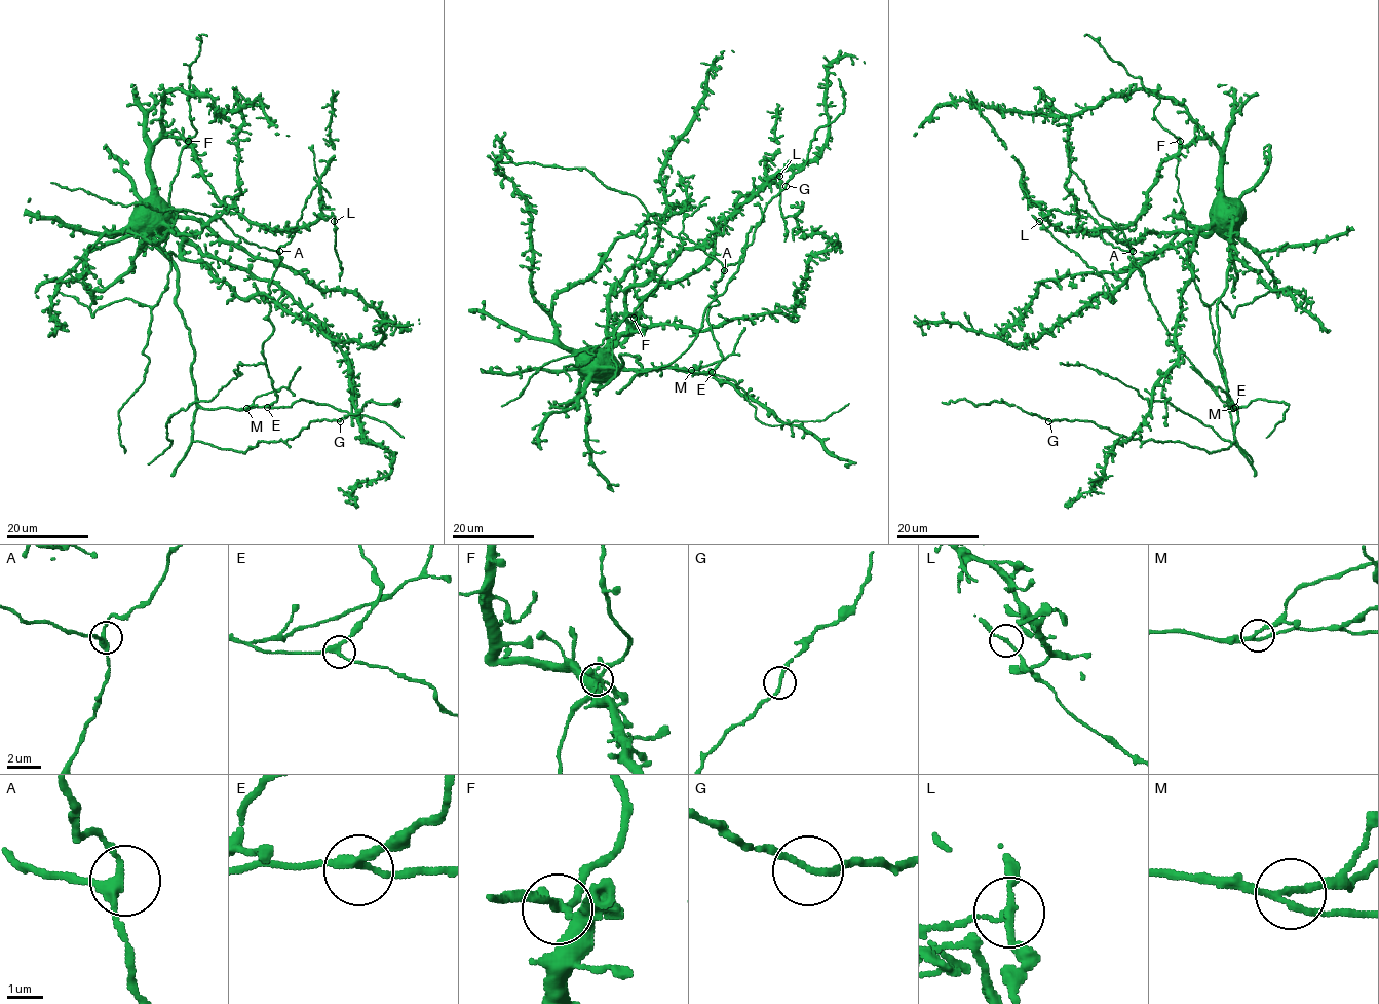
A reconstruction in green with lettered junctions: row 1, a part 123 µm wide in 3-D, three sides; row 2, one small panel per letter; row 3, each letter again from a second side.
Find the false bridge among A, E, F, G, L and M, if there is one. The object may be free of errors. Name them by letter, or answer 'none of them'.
none of them

